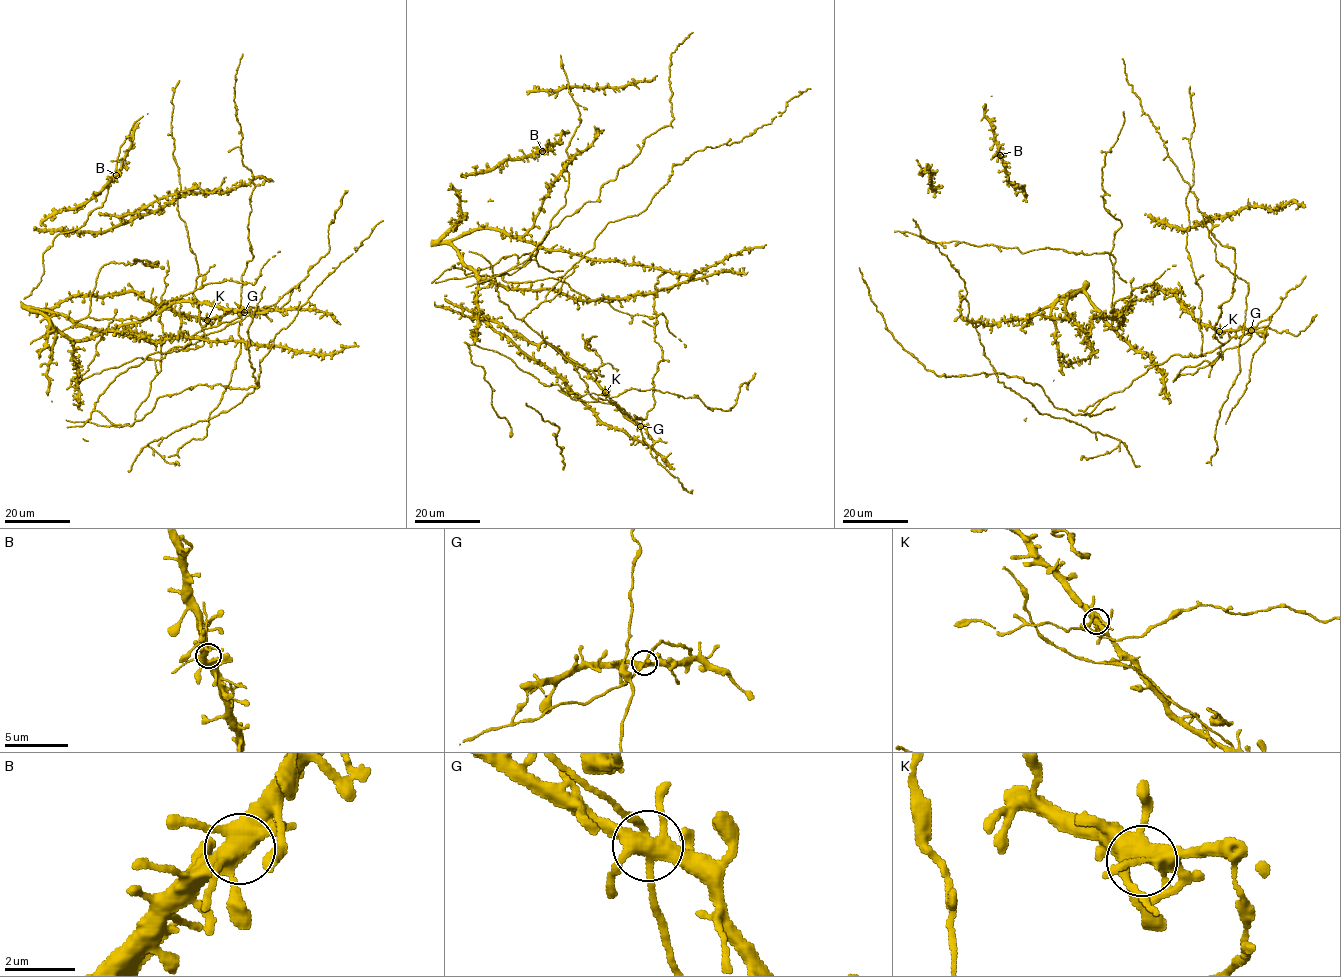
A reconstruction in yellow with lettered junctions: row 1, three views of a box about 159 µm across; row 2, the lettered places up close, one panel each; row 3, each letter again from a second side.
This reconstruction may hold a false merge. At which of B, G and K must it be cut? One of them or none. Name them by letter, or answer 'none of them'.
none of them

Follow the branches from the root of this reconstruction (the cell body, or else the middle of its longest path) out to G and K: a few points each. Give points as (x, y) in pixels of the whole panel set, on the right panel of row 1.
G: (1176, 377), (1184, 367), (1204, 360), (1213, 365), (1221, 355), (1217, 348), (1251, 330)
K: (1176, 377), (1184, 367), (1204, 360), (1213, 365), (1221, 355), (1215, 350), (1229, 340), (1227, 331), (1220, 331)

